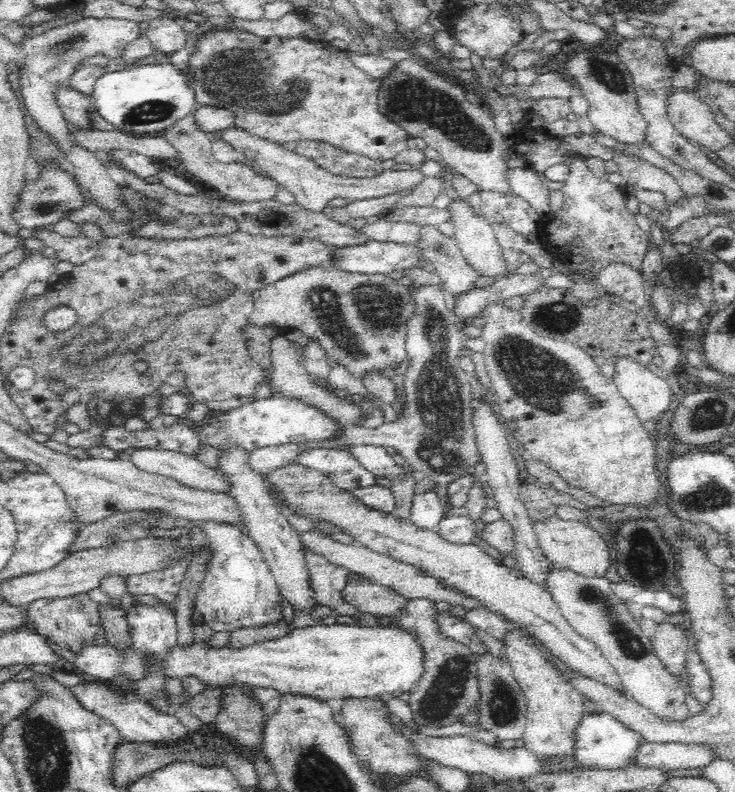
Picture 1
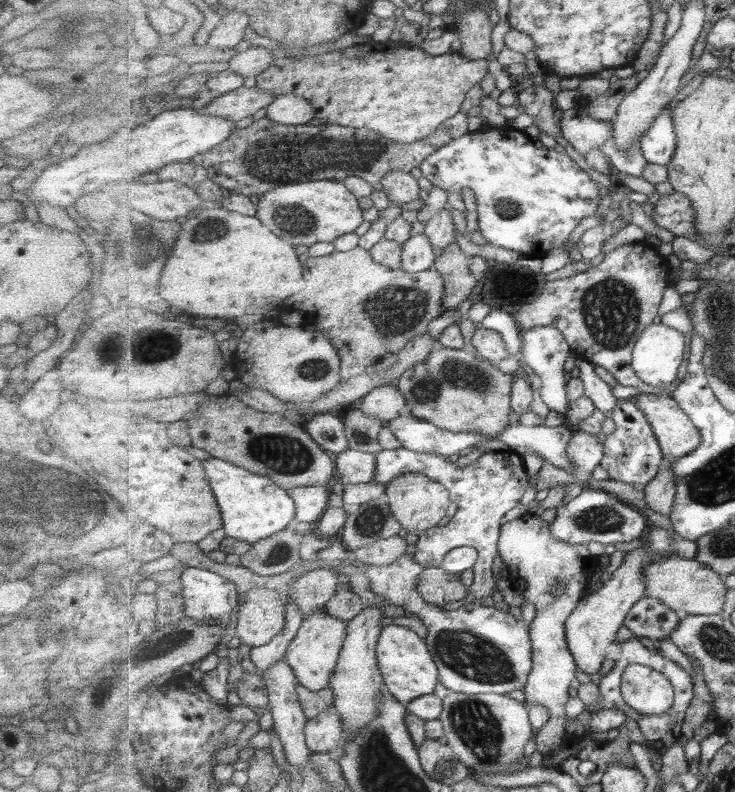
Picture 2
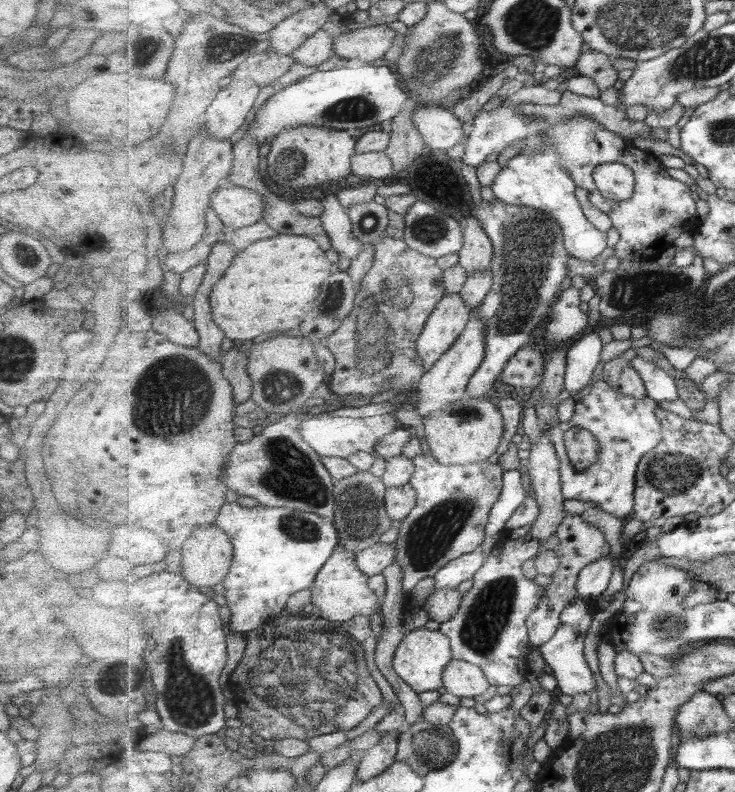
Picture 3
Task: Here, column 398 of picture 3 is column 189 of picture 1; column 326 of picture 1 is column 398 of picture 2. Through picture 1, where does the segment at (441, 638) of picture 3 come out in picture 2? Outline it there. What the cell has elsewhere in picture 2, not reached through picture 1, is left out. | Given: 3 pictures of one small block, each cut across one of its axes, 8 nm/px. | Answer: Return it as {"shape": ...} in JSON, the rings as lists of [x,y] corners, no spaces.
{"shape":[[[393,623],[382,628],[380,637],[376,655],[386,690],[403,703],[410,703],[419,697],[433,694],[435,686],[440,683],[440,674],[426,640],[408,627]]]}

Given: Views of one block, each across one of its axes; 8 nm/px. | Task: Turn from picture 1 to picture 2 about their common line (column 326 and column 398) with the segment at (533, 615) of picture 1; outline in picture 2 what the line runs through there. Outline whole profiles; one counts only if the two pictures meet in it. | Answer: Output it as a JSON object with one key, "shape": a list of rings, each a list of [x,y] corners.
{"shape":[[[415,472],[400,475],[389,482],[384,498],[406,532],[414,532],[418,536],[425,530],[435,528],[447,516],[447,508],[454,503],[444,484],[435,482],[426,474]]]}

